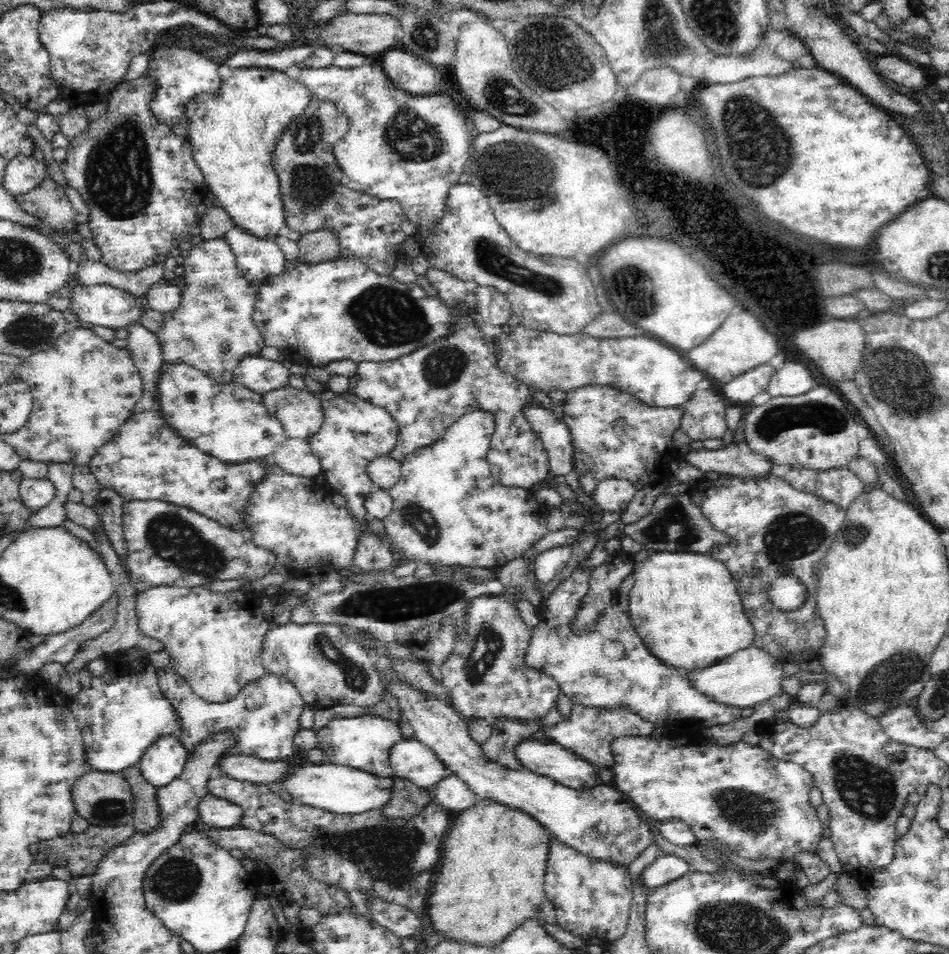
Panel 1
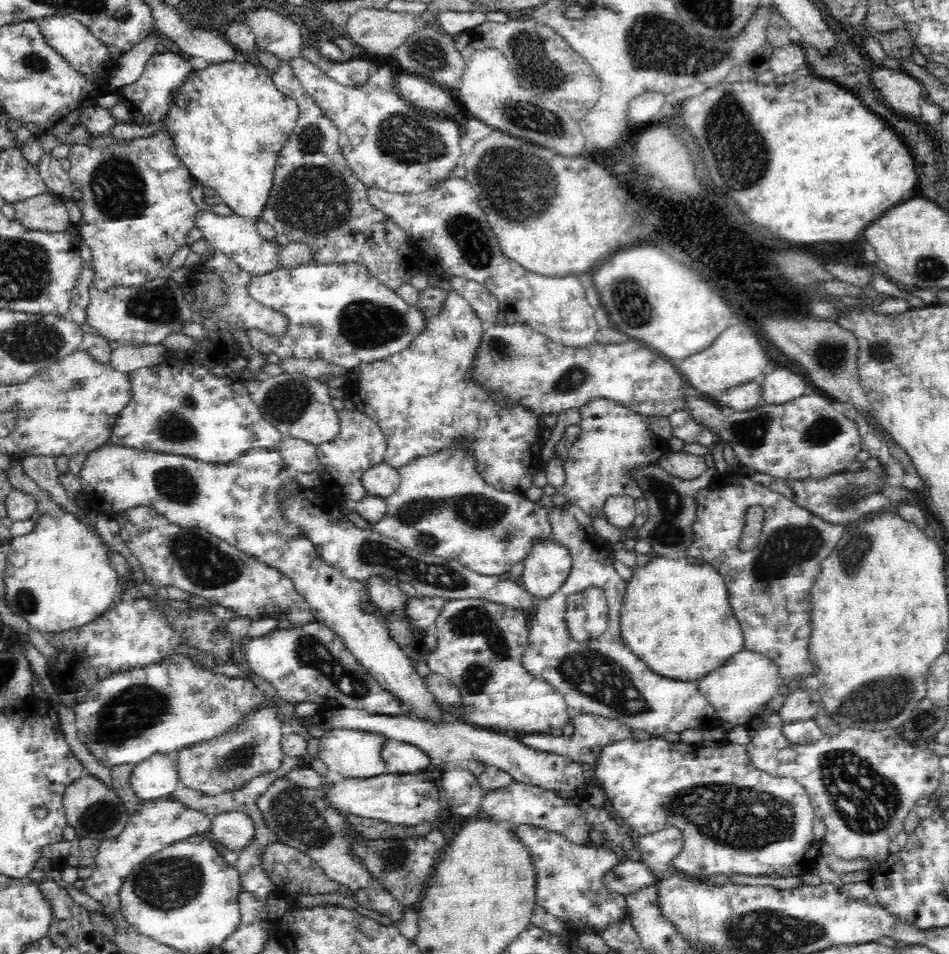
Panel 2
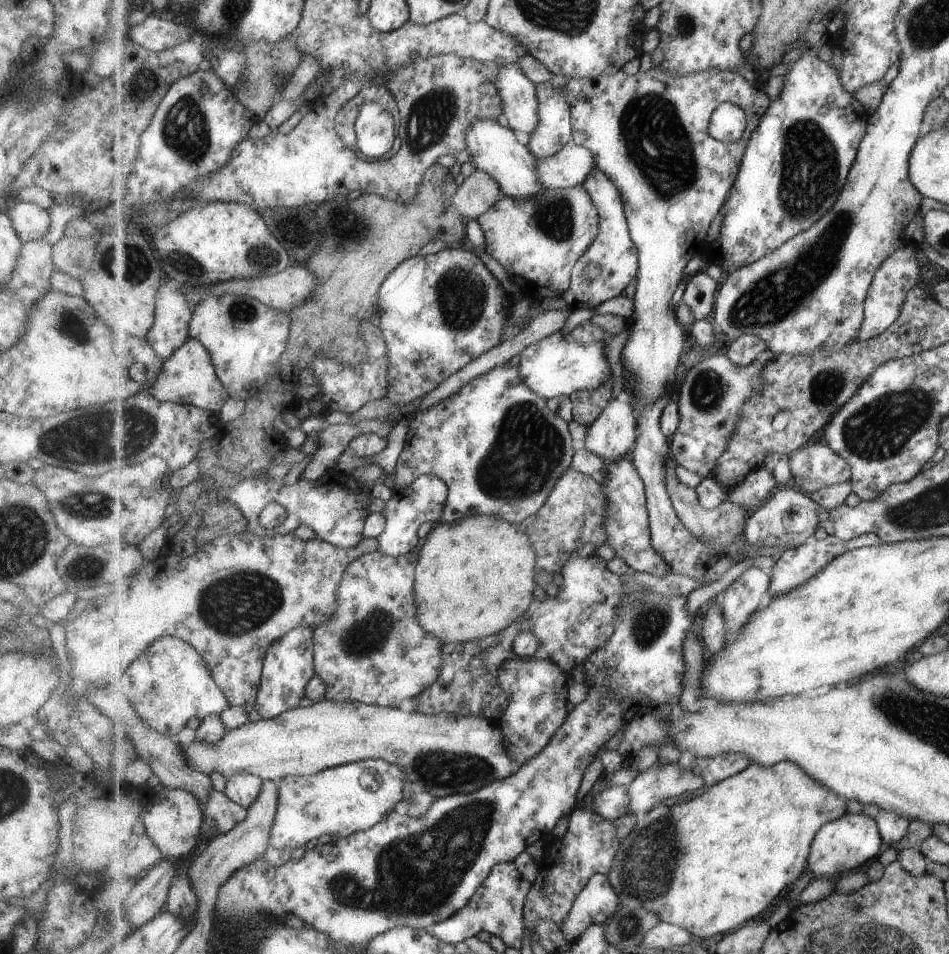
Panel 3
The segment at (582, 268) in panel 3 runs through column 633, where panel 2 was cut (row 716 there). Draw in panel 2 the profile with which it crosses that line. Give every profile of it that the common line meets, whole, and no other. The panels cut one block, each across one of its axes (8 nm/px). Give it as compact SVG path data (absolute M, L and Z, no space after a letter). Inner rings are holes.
M272 700L261 701L240 716L240 720L234 721L220 736L210 737L209 740L201 741L197 744L188 745L177 752L178 769L180 769L179 781L182 781L187 788L206 792L208 796L213 793L228 792L228 790L240 789L242 785L247 784L253 777L277 770L284 758L282 749L282 740L285 734L282 734L282 714L278 712L278 704Z

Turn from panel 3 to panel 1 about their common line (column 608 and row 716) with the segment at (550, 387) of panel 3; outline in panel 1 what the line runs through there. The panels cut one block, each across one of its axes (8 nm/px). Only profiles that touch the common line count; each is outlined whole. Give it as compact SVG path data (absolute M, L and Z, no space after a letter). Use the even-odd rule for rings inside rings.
M372 713L354 718L333 716L326 726L317 731L317 737L317 748L324 753L322 763L339 764L381 778L393 778L390 763L391 749L403 738L395 722Z

